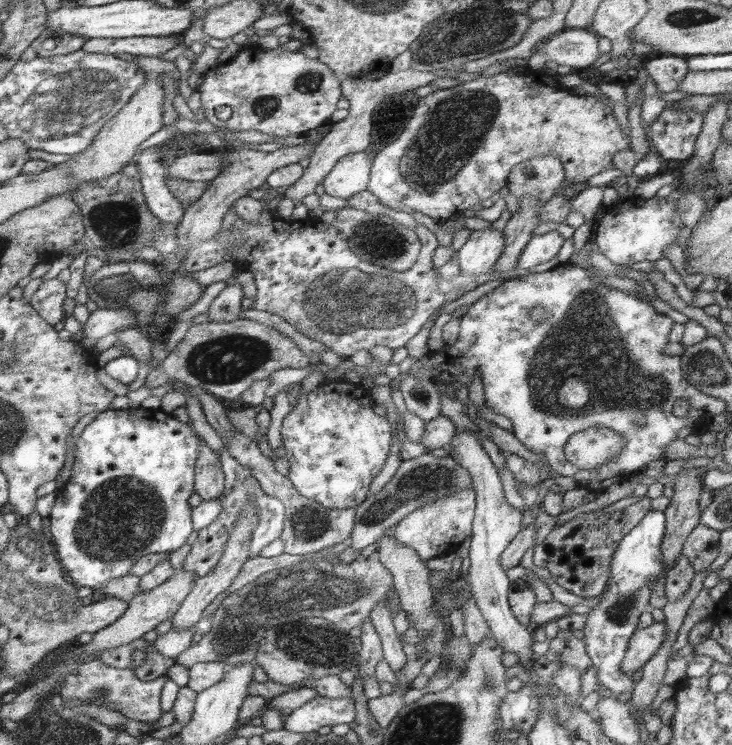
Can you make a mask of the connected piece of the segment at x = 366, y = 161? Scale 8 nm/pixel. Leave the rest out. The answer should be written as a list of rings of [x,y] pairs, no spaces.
[[[366,152],[348,154],[321,182],[326,194],[336,198],[350,198],[365,191],[370,184],[371,162]]]

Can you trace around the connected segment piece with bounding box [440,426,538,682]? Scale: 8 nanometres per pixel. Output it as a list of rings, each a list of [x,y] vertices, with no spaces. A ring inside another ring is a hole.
[[[455,427],[454,440],[448,444],[444,451],[440,452],[452,457],[462,468],[469,471],[473,490],[475,491],[475,521],[471,531],[470,570],[468,570],[468,584],[473,594],[473,599],[479,605],[483,617],[487,619],[488,627],[491,628],[492,637],[498,640],[504,651],[516,653],[518,662],[526,670],[523,682],[533,680],[533,666],[536,657],[532,650],[533,629],[522,626],[512,612],[509,603],[510,580],[506,576],[507,570],[499,562],[501,555],[512,543],[512,540],[522,530],[523,514],[508,504],[502,488],[502,481],[498,469],[492,463],[490,456],[482,447],[482,442],[472,431]]]

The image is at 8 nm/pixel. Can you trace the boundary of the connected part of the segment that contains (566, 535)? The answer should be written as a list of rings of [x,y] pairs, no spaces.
[[[644,496],[641,502],[610,514],[605,514],[602,510],[580,514],[563,526],[554,528],[542,544],[535,548],[534,565],[542,571],[548,570],[556,584],[576,596],[598,596],[606,589],[614,550],[618,549],[620,540],[652,510],[651,502],[652,499]]]

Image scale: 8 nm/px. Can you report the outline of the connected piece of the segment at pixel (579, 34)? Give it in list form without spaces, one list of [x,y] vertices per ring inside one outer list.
[[[566,29],[541,44],[540,50],[528,59],[527,68],[538,72],[549,61],[572,67],[577,71],[593,66],[600,56],[598,35],[590,29]]]

